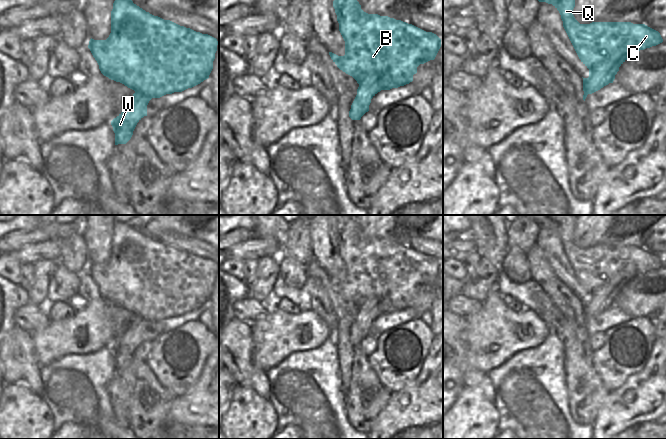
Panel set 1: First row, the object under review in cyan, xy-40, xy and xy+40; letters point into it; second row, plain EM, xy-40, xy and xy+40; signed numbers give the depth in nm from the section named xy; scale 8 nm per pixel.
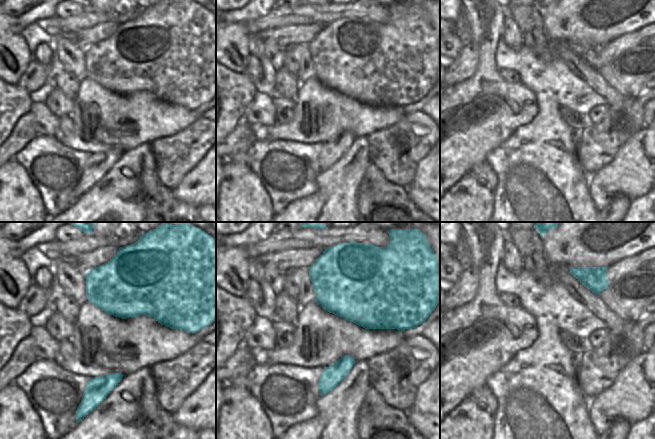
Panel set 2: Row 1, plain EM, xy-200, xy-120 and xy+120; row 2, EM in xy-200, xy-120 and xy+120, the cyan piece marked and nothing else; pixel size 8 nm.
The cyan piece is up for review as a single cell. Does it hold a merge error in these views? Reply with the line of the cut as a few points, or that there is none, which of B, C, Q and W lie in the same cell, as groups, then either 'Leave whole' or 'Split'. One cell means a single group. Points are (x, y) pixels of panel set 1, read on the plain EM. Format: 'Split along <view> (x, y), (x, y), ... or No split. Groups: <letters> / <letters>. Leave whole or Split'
Split along xy (359, 308), (362, 304), (379, 304), (381, 313). Groups: B C Q / W. Split

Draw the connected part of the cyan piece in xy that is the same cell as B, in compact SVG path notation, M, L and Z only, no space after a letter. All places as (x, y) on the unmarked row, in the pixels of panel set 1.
M335 215L333 231L345 265L345 279L338 280L332 276L329 279L337 291L352 300L358 308L362 304L380 304L381 314L409 308L417 297L417 291L434 284L441 271L441 263L432 256L388 240L364 236L355 218Z

